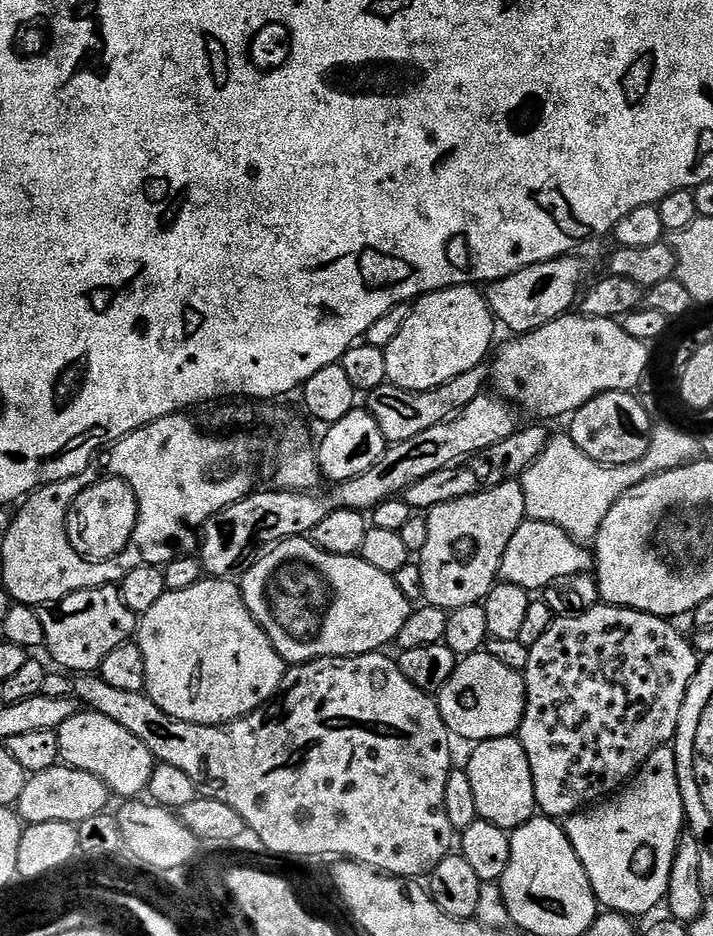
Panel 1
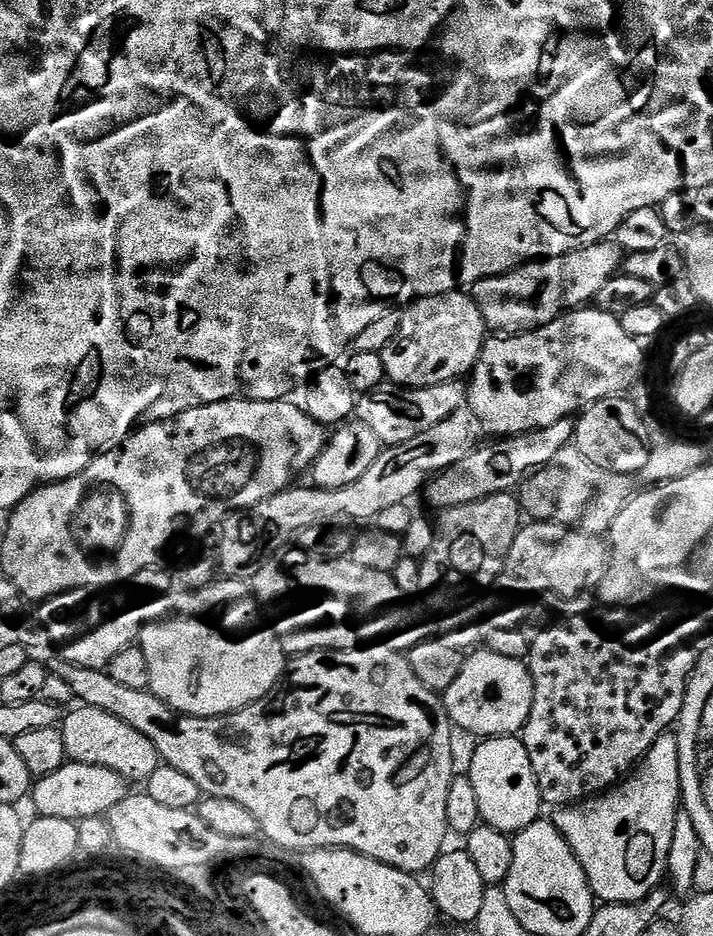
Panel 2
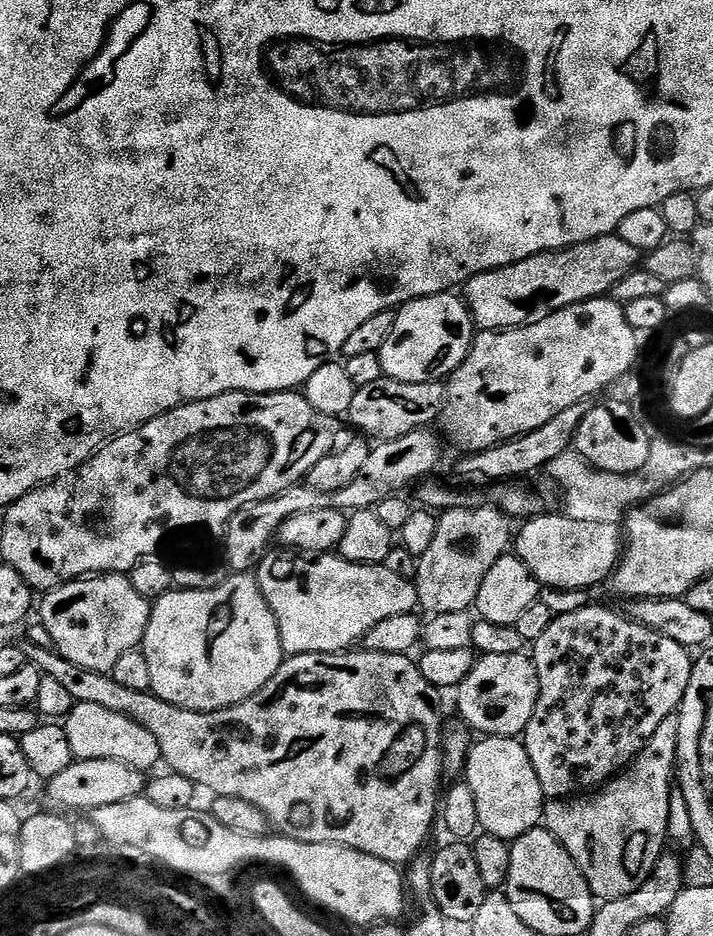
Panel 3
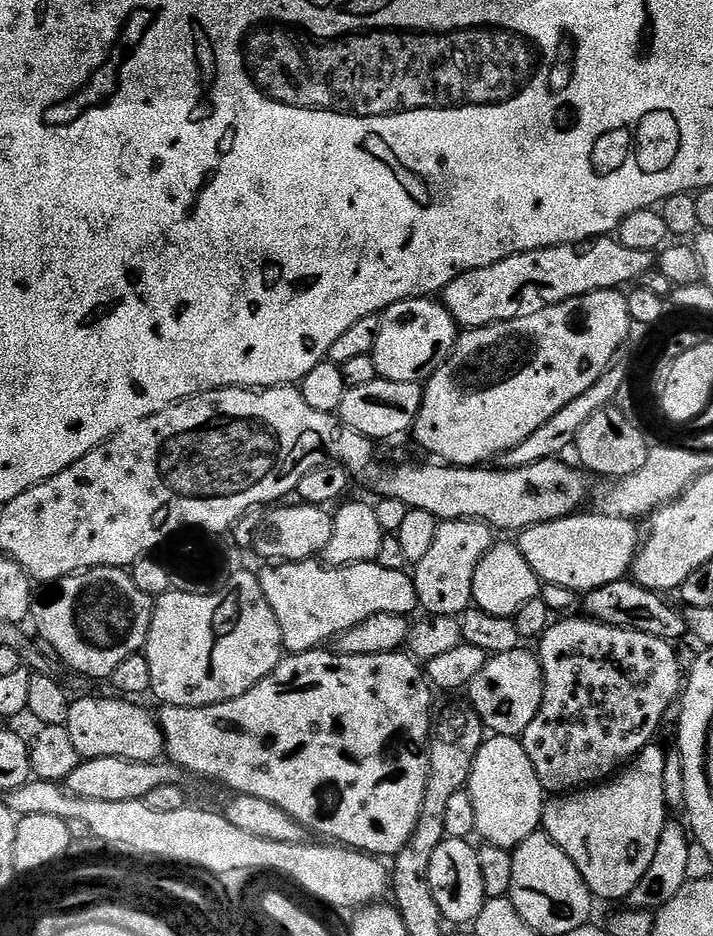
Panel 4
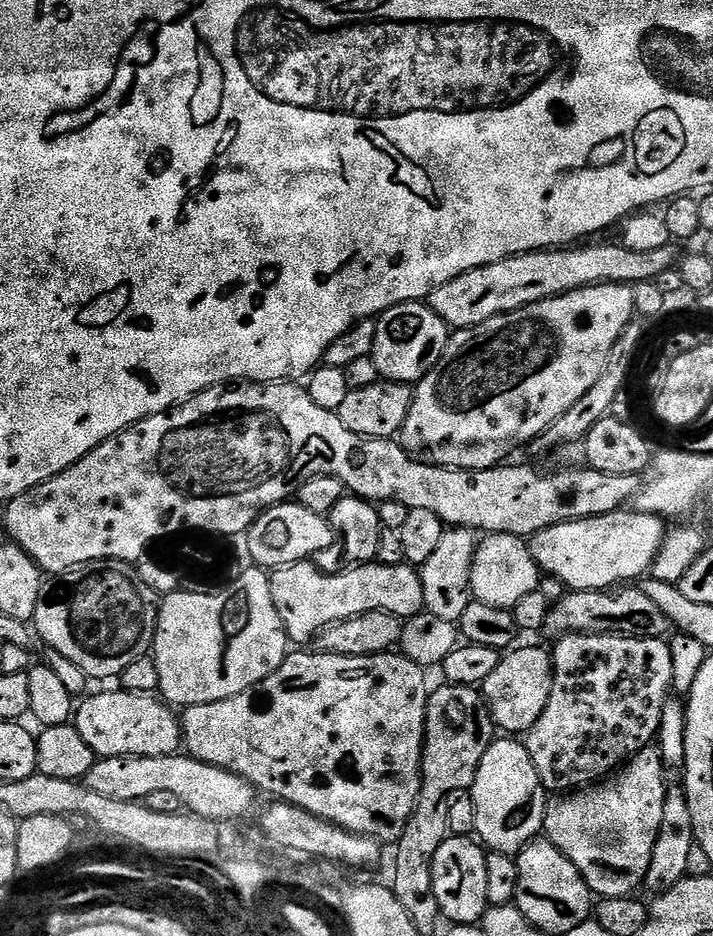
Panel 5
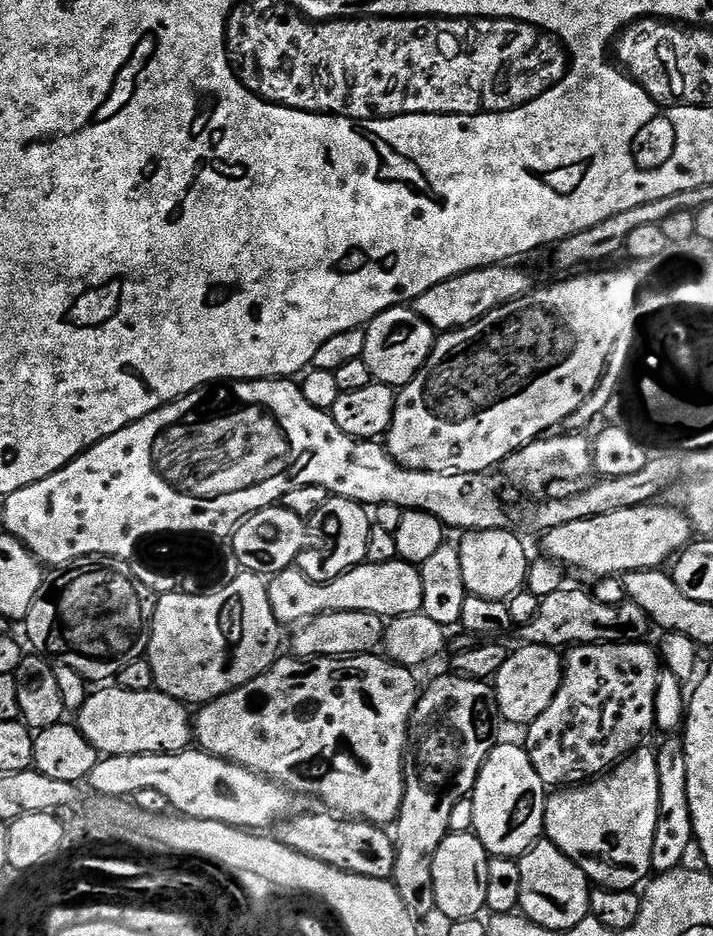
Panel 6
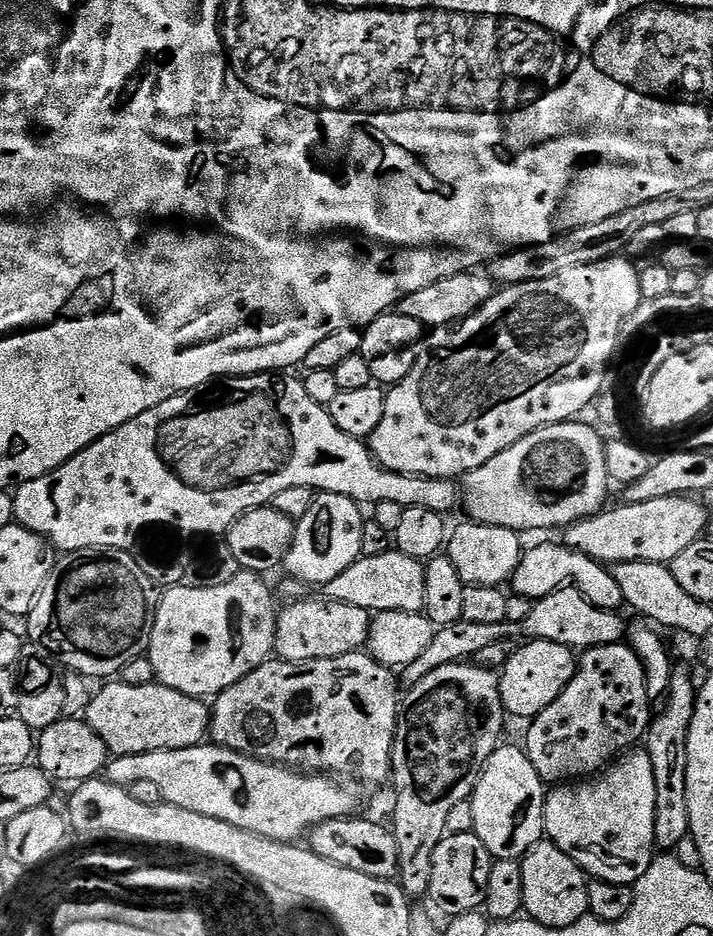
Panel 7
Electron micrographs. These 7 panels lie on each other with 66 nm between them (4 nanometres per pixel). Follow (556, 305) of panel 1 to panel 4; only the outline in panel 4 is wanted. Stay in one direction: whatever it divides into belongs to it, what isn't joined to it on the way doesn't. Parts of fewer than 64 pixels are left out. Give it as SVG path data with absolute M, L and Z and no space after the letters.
M611 235L601 236L595 240L582 240L579 244L558 244L554 248L539 248L533 252L520 252L517 256L511 256L506 258L502 262L494 262L490 266L482 266L478 270L470 270L469 272L463 272L458 278L454 278L454 282L450 282L444 287L442 293L442 303L444 308L456 319L457 325L461 329L467 330L469 328L485 328L491 324L497 324L497 322L506 322L507 320L513 320L519 316L529 316L530 314L538 314L538 310L543 308L549 308L555 304L561 304L567 300L573 300L579 296L585 296L591 292L607 292L609 290L620 290L627 286L635 285L639 282L645 274L653 271L657 267L657 257L653 253L646 250L630 250L630 246L622 246L619 239L613 238Z

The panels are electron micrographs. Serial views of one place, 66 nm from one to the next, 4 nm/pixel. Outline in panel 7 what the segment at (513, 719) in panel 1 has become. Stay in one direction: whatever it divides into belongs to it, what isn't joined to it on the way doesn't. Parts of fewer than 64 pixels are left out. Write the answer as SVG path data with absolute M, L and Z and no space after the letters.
M529 639L521 643L499 673L505 713L509 717L534 718L542 710L546 710L546 706L550 706L550 702L554 702L554 698L558 698L558 694L562 694L562 690L566 690L566 686L574 678L577 663L577 653L558 642Z

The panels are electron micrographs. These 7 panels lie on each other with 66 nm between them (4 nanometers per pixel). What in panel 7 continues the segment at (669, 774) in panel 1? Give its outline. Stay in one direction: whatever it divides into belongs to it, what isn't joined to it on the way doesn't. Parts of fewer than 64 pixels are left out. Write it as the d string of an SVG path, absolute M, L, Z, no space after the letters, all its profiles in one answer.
M629 750L613 760L595 778L561 783L545 795L545 837L584 869L589 877L615 884L635 885L642 874L646 874L658 852L654 838L655 798L654 766L650 762L650 754L647 750Z

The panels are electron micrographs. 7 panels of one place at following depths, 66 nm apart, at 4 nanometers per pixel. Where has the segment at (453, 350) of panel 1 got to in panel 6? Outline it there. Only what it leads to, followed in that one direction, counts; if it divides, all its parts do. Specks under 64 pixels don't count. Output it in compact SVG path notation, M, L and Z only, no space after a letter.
M401 306L378 314L366 326L366 346L362 357L366 366L370 366L373 381L389 384L397 390L410 383L430 358L437 335L436 329L416 312L415 307Z

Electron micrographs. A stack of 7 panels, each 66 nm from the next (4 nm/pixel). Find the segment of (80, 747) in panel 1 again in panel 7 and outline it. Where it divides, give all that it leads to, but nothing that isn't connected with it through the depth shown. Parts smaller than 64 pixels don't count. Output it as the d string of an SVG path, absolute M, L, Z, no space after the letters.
M119 682L105 684L108 685L100 693L97 691L91 697L86 723L98 734L98 738L102 738L102 742L106 742L109 753L129 756L158 750L182 750L205 743L210 732L210 708L201 697L170 690L159 682L146 686Z

